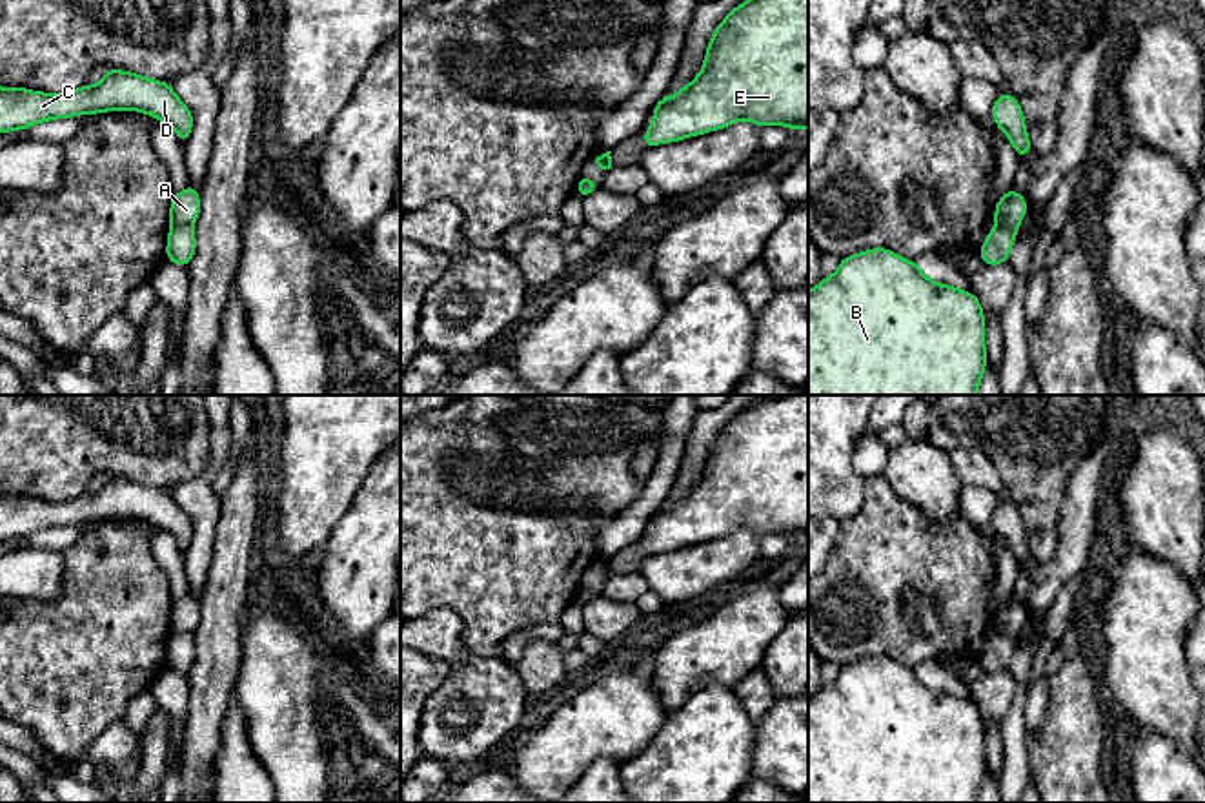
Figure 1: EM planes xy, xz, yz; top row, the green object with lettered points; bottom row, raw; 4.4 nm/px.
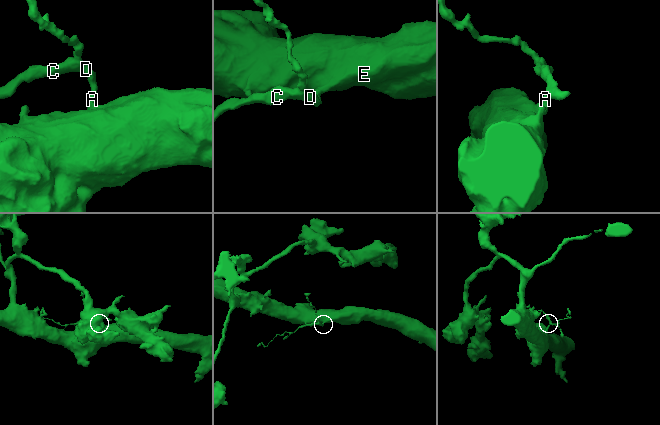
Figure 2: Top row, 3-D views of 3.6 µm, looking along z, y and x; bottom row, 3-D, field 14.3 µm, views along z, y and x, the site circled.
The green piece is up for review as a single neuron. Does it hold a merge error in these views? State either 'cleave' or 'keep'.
cleave

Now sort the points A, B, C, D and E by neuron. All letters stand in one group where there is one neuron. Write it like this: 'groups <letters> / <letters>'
groups A C D / B E

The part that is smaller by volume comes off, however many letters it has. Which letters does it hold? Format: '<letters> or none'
A, C, D

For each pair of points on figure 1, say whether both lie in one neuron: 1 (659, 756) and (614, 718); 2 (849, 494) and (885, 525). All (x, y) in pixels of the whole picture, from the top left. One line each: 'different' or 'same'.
1: different
2: different

